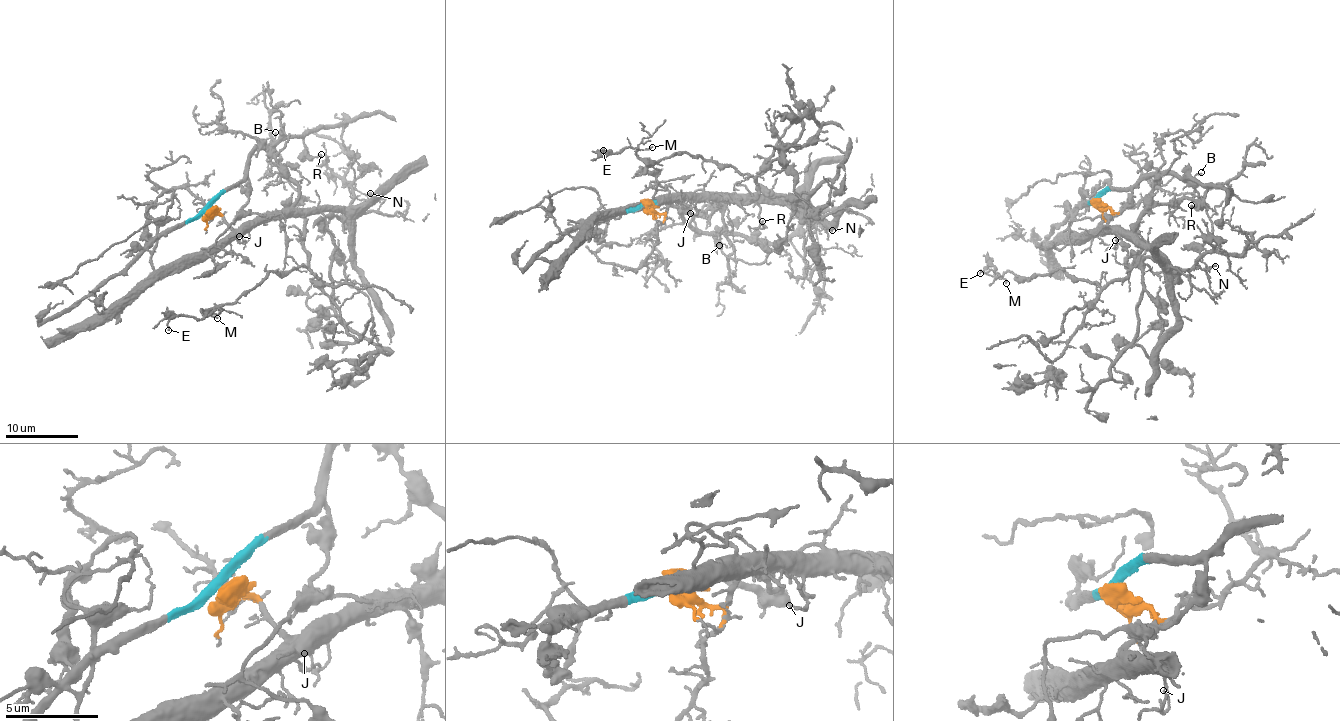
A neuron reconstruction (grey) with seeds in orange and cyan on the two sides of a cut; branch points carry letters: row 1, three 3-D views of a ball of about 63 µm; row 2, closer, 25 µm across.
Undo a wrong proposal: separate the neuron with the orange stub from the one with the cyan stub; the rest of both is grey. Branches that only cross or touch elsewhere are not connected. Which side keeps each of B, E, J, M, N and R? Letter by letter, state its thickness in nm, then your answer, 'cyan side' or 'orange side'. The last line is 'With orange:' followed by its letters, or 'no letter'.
B: 130 nm | cyan side
E: 120 nm | orange side
J: 90 nm | orange side
M: 120 nm | orange side
N: 140 nm | orange side
R: 180 nm | cyan side
With orange: E, J, M, N

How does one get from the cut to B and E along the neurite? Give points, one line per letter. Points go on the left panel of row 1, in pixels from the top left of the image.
B: (207, 208), (222, 193), (239, 186), (254, 151), (273, 143), (276, 132)
E: (207, 210), (233, 228), (300, 215), (311, 254), (306, 266), (267, 272), (201, 317), (172, 316), (167, 330)

